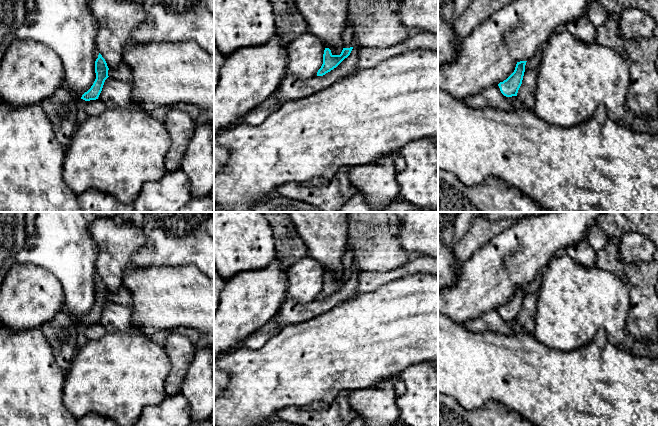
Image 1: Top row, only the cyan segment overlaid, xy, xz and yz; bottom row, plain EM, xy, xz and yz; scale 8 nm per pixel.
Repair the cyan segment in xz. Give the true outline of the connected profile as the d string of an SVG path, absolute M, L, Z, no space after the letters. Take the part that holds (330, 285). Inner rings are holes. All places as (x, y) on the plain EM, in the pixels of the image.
M349 248L342 257L343 274L340 279L333 279L329 272L325 272L323 278L323 288L317 296L317 300L323 300L336 292L345 282L347 282L353 273L353 251Z

